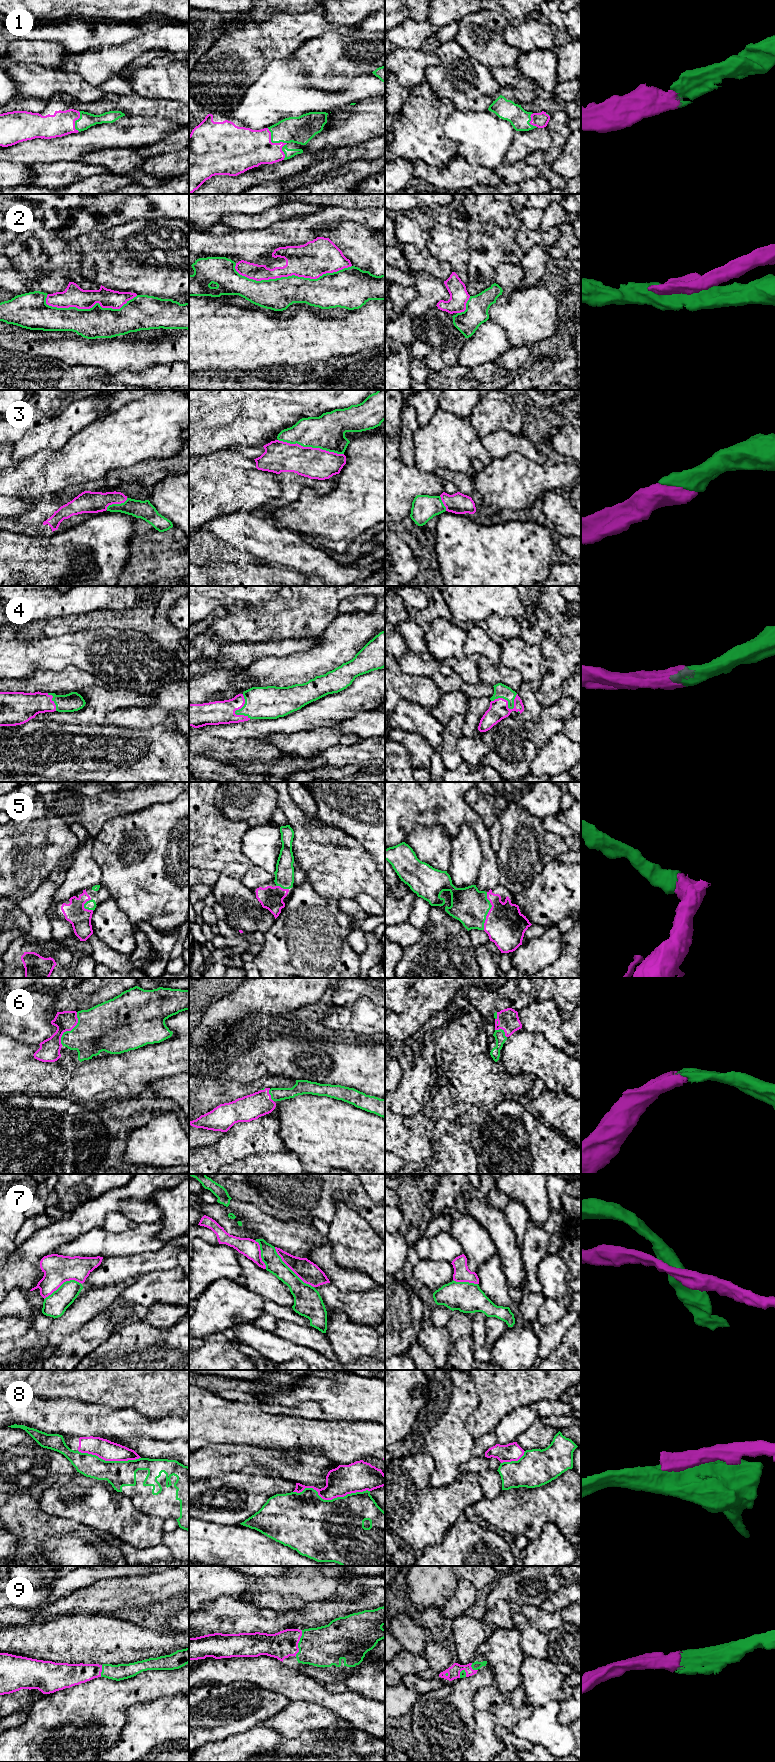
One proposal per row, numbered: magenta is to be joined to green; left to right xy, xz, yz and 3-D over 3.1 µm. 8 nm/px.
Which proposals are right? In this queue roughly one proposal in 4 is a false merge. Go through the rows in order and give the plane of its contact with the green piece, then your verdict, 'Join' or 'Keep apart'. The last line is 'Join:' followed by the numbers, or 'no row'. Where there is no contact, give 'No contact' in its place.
1: Touches green in xz. Join
2: Touches green in xz. Keep apart
3: Touches green in xz. Join
4: Touches green in yz. Join
5: Touches green in yz. Join
6: Touches green in xy. Join
7: Touches green in xz. Keep apart
8: Touches green in xz. Keep apart
9: Touches green in xz. Join
Join: 1, 3, 4, 5, 6, 9

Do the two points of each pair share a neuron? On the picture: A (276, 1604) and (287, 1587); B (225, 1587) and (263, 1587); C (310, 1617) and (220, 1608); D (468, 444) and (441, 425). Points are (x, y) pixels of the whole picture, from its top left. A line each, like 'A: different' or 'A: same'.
A: same
B: different
C: same
D: same

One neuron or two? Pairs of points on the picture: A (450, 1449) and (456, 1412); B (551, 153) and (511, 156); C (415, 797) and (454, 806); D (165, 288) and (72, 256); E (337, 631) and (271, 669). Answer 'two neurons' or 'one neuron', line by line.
A: one neuron
B: two neurons
C: one neuron
D: two neurons
E: one neuron

